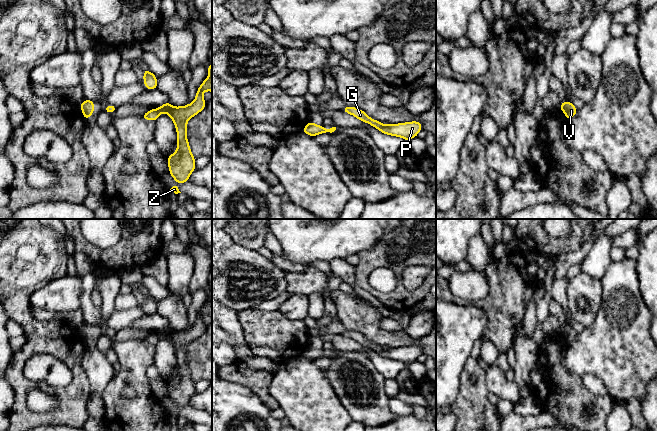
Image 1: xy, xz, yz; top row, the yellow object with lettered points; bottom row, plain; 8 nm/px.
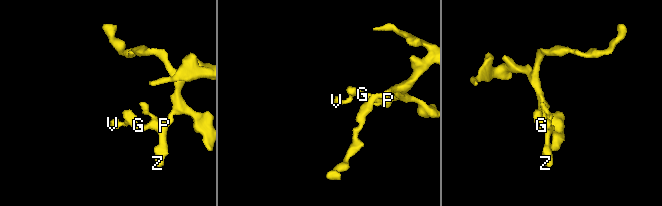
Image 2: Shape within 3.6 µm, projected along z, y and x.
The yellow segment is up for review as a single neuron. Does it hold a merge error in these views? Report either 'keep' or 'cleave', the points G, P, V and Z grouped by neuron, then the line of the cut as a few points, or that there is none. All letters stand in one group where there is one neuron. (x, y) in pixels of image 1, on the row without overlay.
keep; groups G P V Z; cut none

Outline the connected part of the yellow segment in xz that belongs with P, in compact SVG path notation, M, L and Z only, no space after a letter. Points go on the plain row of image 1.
M345 330L342 335L370 348L386 359L401 361L406 365L417 361L417 358L422 354L422 347L417 345L384 349L382 346L370 342L364 335L358 332Z

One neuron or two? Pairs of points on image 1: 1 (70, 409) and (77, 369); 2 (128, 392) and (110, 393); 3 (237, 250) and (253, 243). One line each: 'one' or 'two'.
1: one
2: two
3: two

